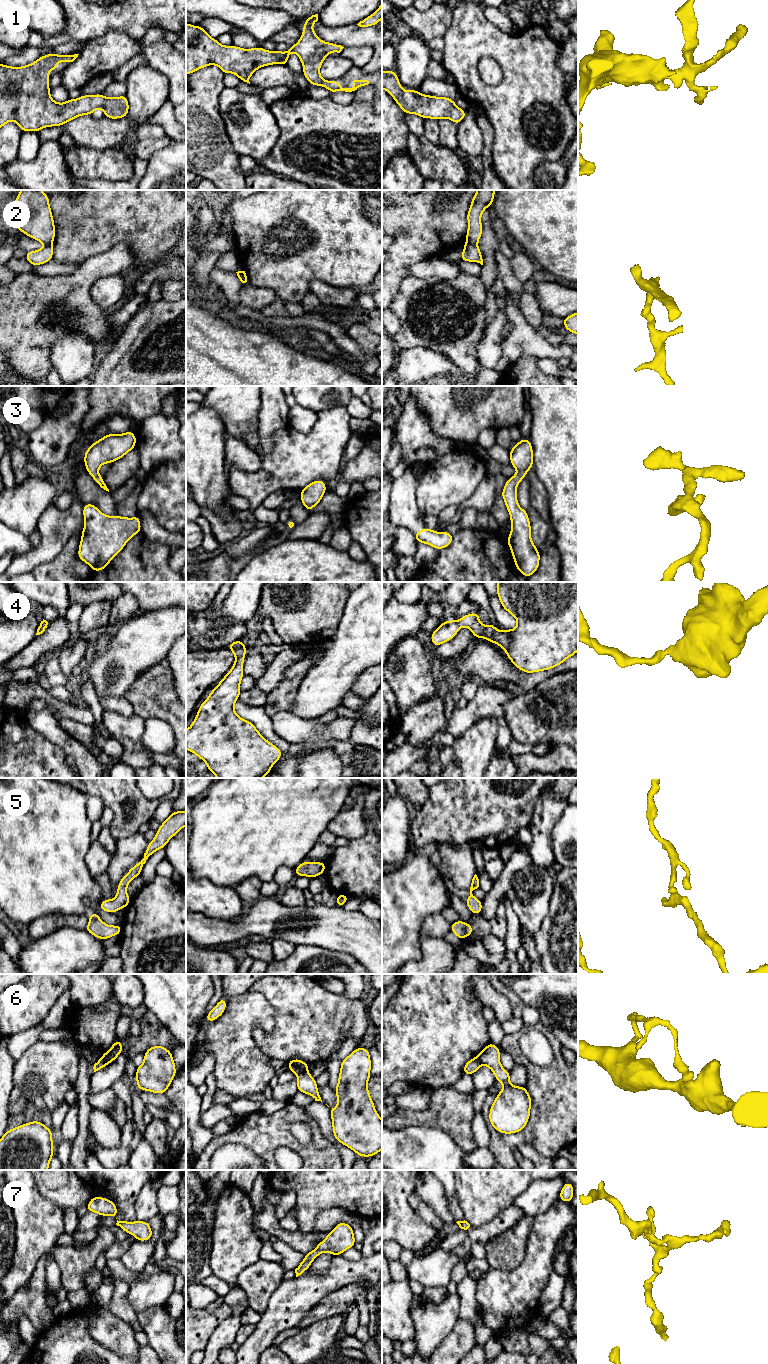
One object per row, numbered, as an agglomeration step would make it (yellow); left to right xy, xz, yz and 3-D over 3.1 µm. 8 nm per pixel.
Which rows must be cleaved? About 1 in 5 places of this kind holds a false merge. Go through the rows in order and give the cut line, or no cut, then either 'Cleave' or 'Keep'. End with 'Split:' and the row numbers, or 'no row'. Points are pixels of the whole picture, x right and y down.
1: No split. Keep
2: Split along yz (466, 242), (476, 245). Cleave
3: No split. Keep
4: No split. Keep
5: No split. Keep
6: Split along xz (306, 1069), (297, 1074). Cleave
7: No split. Keep
Split: 2, 6

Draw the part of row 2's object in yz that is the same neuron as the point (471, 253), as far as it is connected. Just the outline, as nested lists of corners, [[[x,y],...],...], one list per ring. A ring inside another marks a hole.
[[[464,244],[460,261],[477,262],[483,265],[482,254],[477,245]]]

